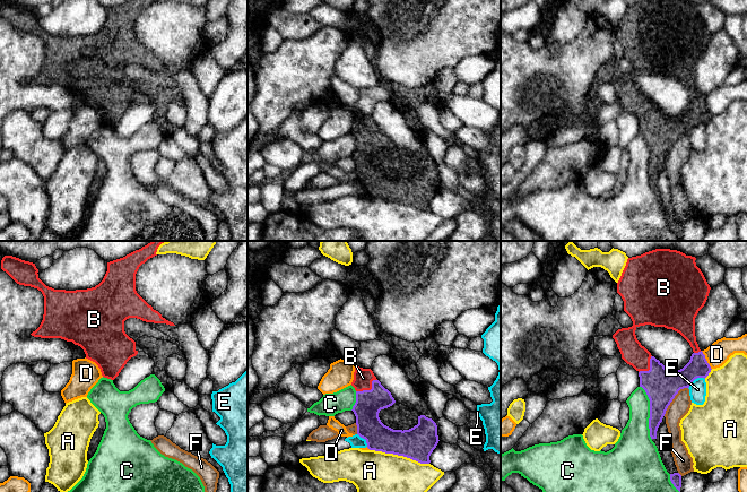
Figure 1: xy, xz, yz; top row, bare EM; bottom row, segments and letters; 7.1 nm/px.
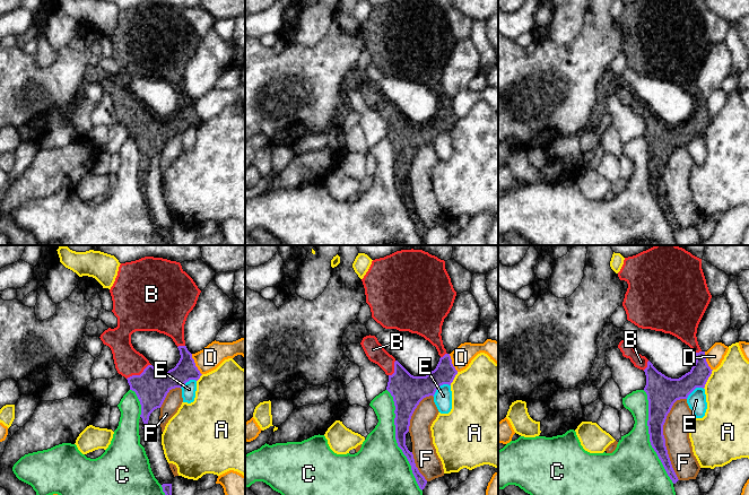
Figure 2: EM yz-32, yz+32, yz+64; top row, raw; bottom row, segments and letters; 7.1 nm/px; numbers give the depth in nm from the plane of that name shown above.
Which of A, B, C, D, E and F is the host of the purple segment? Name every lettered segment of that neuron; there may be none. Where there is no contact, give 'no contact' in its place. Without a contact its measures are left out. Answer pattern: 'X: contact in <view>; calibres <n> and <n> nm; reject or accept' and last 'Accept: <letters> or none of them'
A: contact in xz; calibres 240 and 300 nm; reject
B: contact in xz; calibres 190 and 140 nm; accept
C: contact in yz; calibres 240 and 240 nm; reject
D: contact in yz; calibres 150 and 160 nm; reject
E: contact in yz; calibres 240 and 130 nm; reject
F: contact in yz; calibres 240 and 140 nm; reject
Accept: B

